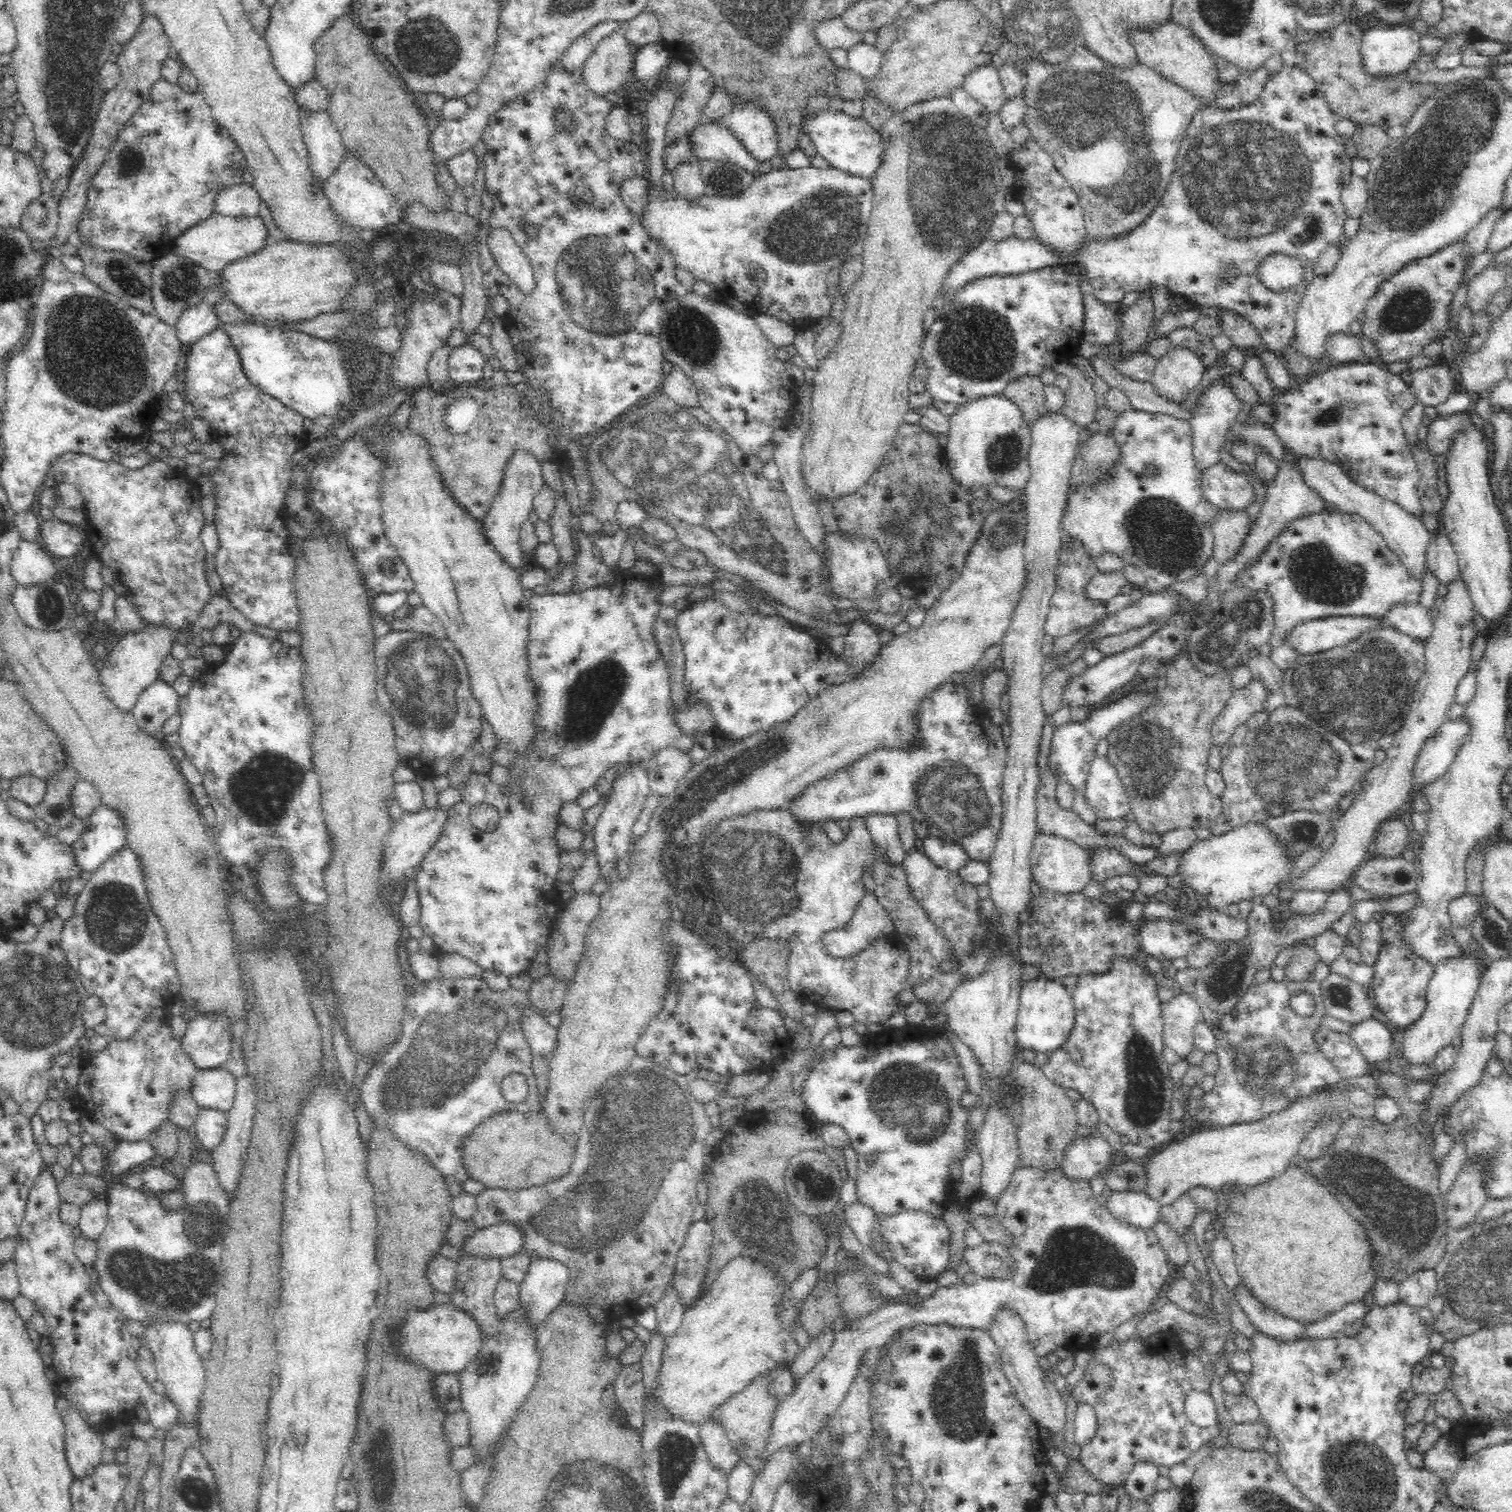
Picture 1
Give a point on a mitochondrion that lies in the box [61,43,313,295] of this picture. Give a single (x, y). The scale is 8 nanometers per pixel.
(130, 163)

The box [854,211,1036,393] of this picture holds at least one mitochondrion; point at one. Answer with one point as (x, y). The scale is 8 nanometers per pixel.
(976, 343)

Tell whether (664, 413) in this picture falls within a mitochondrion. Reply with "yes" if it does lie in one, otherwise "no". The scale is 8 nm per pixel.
yes

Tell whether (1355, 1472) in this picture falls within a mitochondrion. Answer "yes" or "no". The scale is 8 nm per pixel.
yes

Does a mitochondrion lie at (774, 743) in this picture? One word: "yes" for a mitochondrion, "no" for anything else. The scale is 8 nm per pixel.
yes

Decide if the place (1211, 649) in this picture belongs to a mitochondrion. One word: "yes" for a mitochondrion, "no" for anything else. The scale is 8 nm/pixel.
yes

